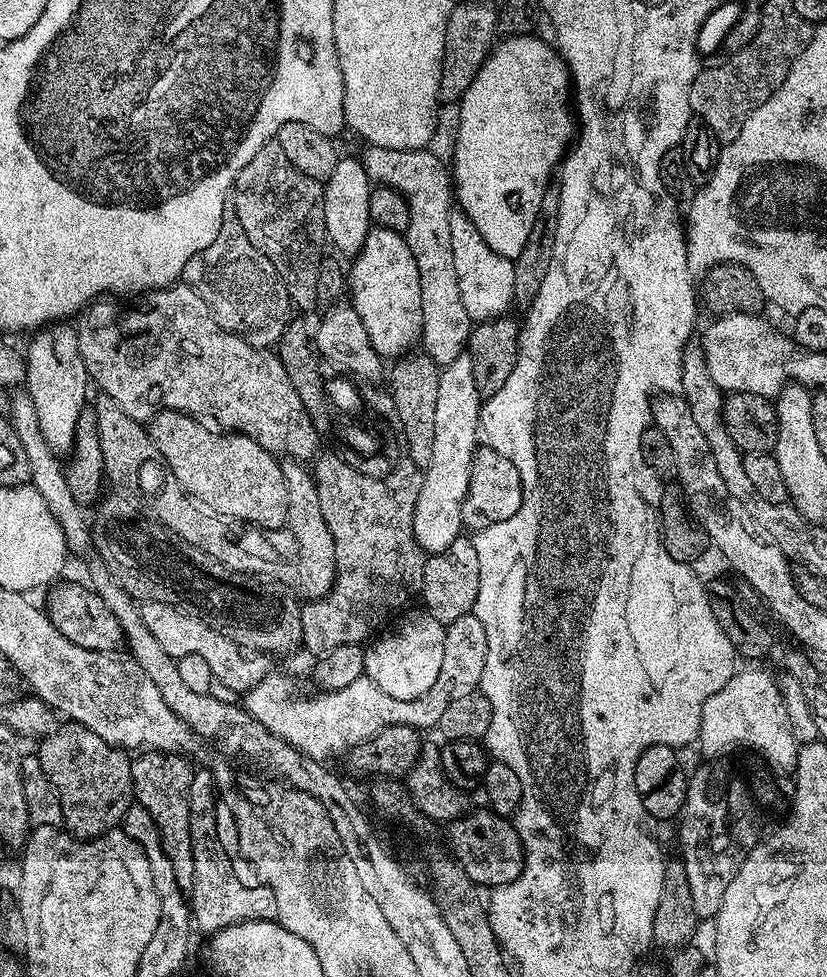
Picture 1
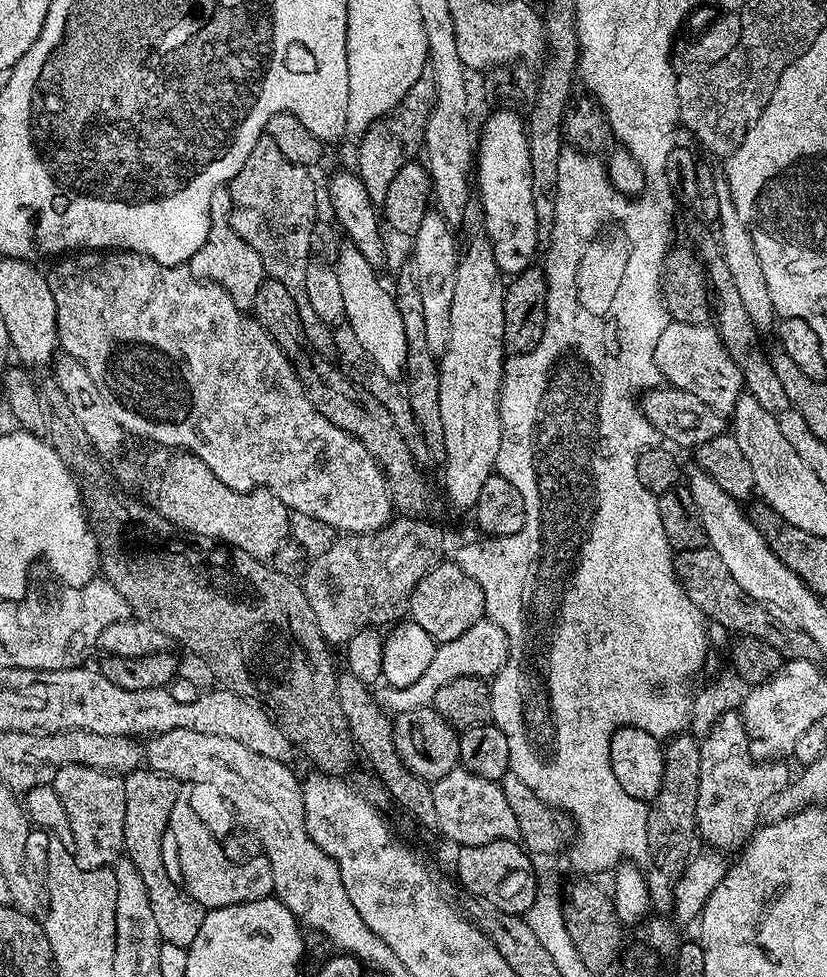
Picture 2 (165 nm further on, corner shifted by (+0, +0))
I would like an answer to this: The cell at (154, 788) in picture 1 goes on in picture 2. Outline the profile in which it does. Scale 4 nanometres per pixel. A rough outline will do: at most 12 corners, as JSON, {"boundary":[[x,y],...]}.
{"boundary":[[135,768],[123,855],[138,866],[161,941],[188,949],[206,909],[164,865],[181,781]]}

